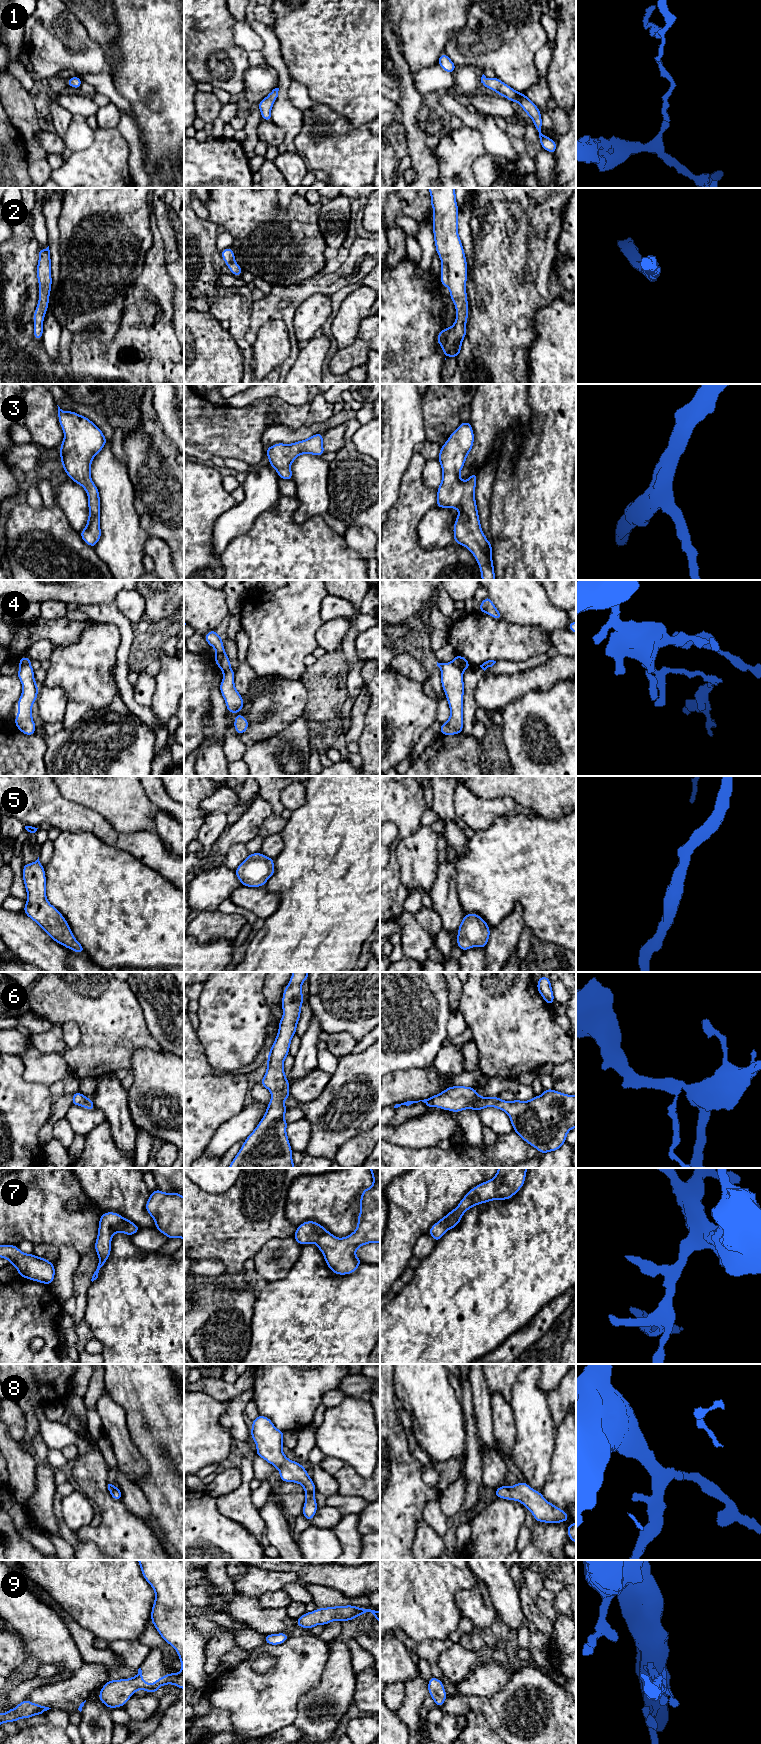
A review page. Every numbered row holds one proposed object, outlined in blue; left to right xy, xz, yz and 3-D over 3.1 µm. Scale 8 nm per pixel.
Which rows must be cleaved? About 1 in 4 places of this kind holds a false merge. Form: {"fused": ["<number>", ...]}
{"fused": ["4"]}

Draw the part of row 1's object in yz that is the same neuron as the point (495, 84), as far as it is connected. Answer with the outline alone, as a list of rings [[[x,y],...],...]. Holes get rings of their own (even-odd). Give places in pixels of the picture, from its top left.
[[[484,74],[481,77],[482,87],[487,87],[495,91],[498,95],[505,97],[511,102],[518,102],[525,113],[531,118],[534,122],[534,127],[537,130],[539,141],[542,146],[542,149],[555,154],[557,143],[553,141],[550,137],[545,136],[541,133],[542,130],[542,117],[540,110],[533,103],[525,93],[520,93],[514,90],[512,87],[502,82],[498,77],[488,79]]]

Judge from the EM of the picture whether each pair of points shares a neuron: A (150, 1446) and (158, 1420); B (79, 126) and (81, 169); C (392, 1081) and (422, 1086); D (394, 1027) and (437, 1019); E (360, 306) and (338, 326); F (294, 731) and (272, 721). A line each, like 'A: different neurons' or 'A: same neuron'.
A: same neuron
B: different neurons
C: same neuron
D: same neuron
E: same neuron
F: different neurons

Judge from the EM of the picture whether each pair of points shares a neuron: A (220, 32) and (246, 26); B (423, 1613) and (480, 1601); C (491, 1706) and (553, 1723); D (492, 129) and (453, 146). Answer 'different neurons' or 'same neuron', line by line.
A: different neurons
B: different neurons
C: same neuron
D: different neurons

